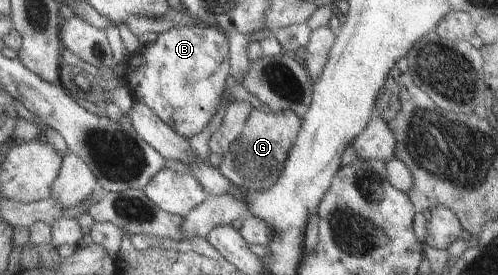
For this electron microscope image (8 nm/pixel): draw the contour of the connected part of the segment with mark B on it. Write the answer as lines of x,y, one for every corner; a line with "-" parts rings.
173,26
161,32
153,43
142,45
141,50
129,56
121,71
135,102
143,102
150,107
163,123
184,138
197,135
211,123
231,82
227,78
230,74
227,34
215,26

